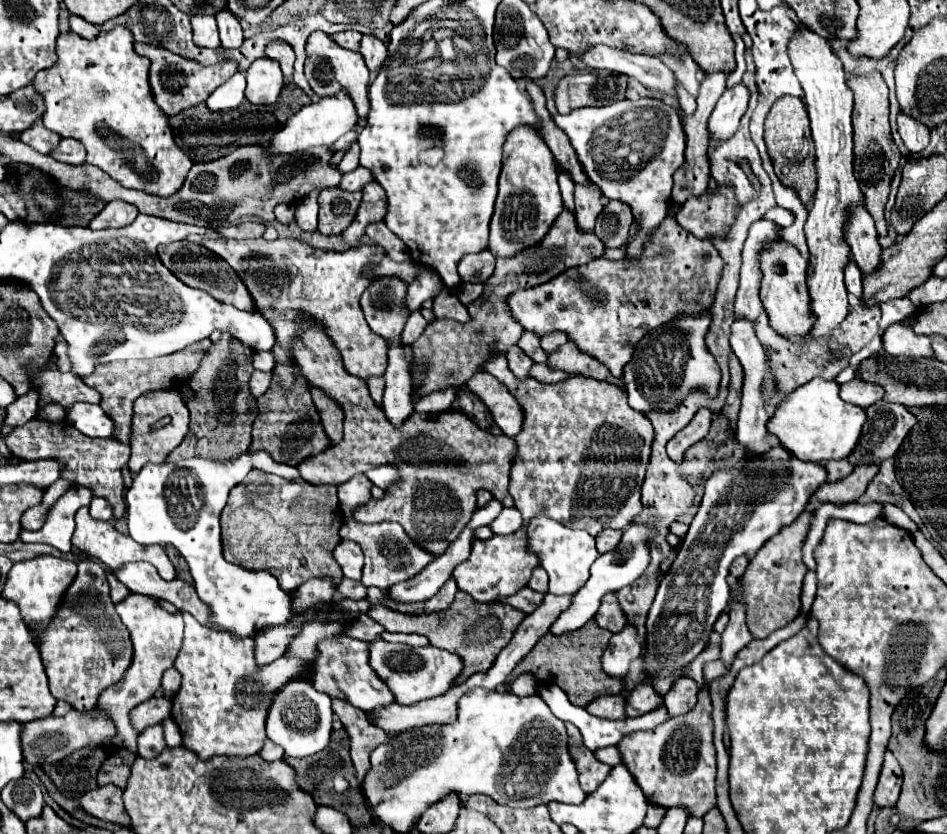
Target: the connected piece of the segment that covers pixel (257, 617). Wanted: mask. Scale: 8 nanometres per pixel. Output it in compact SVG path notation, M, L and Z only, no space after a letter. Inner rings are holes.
M245 452L233 462L209 462L205 458L189 458L177 464L145 464L135 476L127 490L127 514L129 514L129 536L139 544L161 544L175 546L189 564L195 590L199 598L211 608L211 618L223 630L233 632L241 638L249 638L257 628L277 626L289 622L295 616L307 620L301 634L293 640L293 646L285 656L297 656L313 660L317 656L317 642L325 638L337 638L353 624L353 620L325 622L331 608L307 608L301 614L291 612L291 594L285 594L277 578L267 572L249 572L237 564L229 564L223 558L221 536L219 536L219 514L227 504L229 490L237 486L253 468L277 474L289 482L299 480L299 472L293 466L273 462L265 452Z

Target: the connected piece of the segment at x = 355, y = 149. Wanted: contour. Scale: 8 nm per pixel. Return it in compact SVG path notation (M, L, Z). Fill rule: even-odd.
M355 142L355 144L351 146L351 150L345 154L345 158L337 164L337 170L339 170L341 174L345 174L345 172L351 172L353 168L357 168L357 166L359 166L357 154L359 154L359 146L357 146L357 142Z

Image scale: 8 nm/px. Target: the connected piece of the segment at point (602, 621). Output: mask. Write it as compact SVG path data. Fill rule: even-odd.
M603 596L599 612L595 614L595 620L601 628L609 632L621 632L625 628L627 618L623 618L621 608L617 608L617 598L615 596Z

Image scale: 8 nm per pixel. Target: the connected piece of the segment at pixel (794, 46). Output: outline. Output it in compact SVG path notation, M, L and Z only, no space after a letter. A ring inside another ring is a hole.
M799 30L797 38L789 44L789 58L793 62L795 74L805 90L805 102L807 102L807 114L811 120L811 134L815 140L815 166L819 176L819 186L815 192L815 204L809 208L809 216L805 222L805 238L809 246L809 266L807 266L807 288L811 296L811 314L815 316L815 324L811 332L803 338L823 338L829 336L847 316L847 290L843 280L843 268L845 262L849 262L849 246L843 238L843 222L847 218L851 204L861 204L861 190L857 186L857 180L853 176L853 134L851 134L851 110L853 110L853 92L847 88L845 72L839 62L839 58L833 54L827 40L813 34L811 30Z

